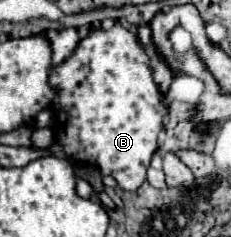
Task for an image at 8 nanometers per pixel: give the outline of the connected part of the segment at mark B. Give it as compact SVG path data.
M120 23L108 31L102 27L90 31L88 37L78 43L72 57L52 67L50 85L60 89L56 97L56 141L66 157L92 163L102 175L112 175L122 189L136 191L146 179L146 169L158 149L158 135L164 129L164 117L168 115L166 97L154 81L150 59L136 33Z

